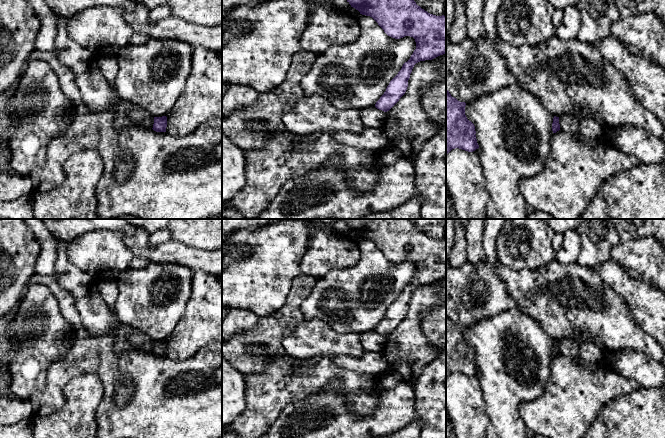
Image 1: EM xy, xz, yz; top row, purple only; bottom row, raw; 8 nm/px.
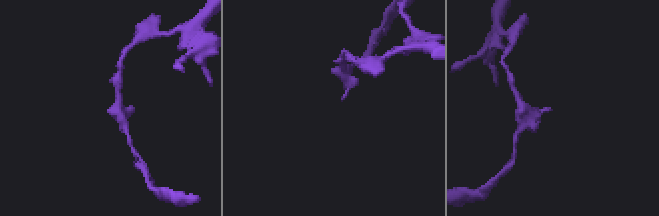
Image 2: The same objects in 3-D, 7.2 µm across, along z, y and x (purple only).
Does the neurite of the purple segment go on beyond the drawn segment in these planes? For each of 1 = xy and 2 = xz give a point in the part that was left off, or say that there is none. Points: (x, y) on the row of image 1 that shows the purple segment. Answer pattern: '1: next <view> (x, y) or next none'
1: next none
2: next none

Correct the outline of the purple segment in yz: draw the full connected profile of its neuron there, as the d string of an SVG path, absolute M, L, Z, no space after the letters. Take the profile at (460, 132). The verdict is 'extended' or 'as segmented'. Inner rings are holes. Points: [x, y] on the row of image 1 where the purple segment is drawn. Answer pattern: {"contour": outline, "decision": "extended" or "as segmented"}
{"contour": "M446 89L446 155L455 148L468 152L479 148L475 126L466 117L465 106Z", "decision": "as segmented"}

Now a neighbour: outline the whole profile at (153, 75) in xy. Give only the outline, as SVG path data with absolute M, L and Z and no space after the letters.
M148 39L142 45L128 45L114 54L118 64L115 89L119 96L145 109L153 117L166 116L181 96L192 69L192 47L182 41Z

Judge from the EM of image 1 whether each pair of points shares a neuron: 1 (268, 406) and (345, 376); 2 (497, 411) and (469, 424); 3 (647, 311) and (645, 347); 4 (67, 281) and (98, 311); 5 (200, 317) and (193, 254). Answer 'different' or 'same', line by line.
1: same
2: different
3: different
4: same
5: different

